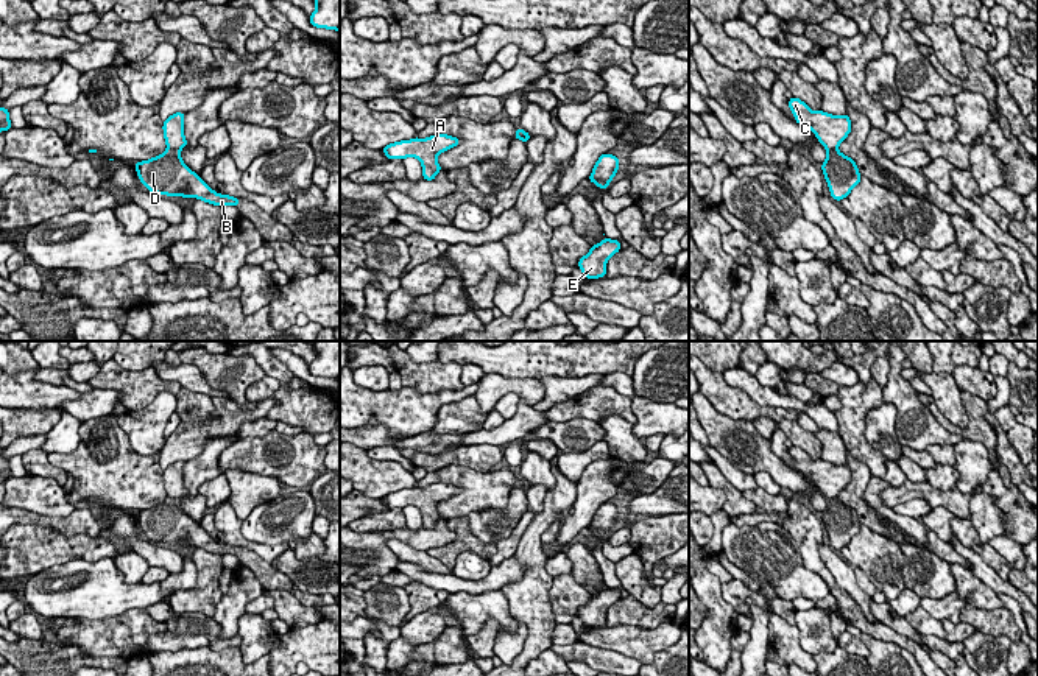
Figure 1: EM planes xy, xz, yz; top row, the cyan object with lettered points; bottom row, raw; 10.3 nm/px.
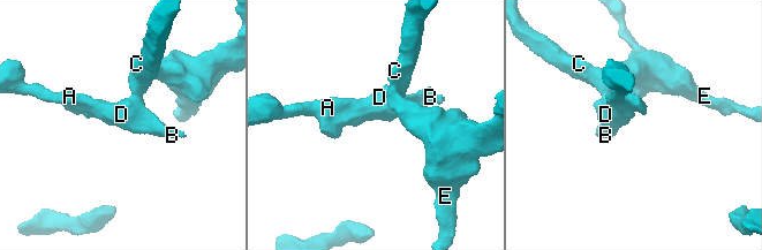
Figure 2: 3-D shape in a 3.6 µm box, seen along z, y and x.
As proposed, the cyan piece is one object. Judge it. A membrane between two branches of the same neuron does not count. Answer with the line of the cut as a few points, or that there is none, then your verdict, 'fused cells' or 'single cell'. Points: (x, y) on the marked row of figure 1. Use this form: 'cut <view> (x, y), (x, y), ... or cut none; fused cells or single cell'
cut xy (167, 147), (180, 150); fused cells

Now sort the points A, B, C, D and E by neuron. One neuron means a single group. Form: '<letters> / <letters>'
A B D / C E

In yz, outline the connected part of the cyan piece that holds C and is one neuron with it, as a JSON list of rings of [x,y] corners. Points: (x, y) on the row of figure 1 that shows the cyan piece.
[[[795,97],[789,100],[789,107],[795,121],[810,128],[826,150],[837,150],[851,132],[851,120],[846,114],[837,117],[823,111],[814,112],[804,101]]]

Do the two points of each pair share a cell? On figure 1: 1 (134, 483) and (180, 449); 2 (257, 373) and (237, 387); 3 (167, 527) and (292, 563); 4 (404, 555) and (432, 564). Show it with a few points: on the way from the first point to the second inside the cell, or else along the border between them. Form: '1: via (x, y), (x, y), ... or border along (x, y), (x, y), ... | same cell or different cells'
1: border along (158, 454), (158, 461), (164, 469) | different cells
2: via (253, 373), (242, 382) | same cell
3: border along (271, 563), (295, 584) | different cells
4: via (410, 555), (426, 563) | same cell

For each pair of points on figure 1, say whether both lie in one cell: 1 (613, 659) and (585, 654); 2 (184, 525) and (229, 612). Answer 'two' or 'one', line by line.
1: one
2: two

